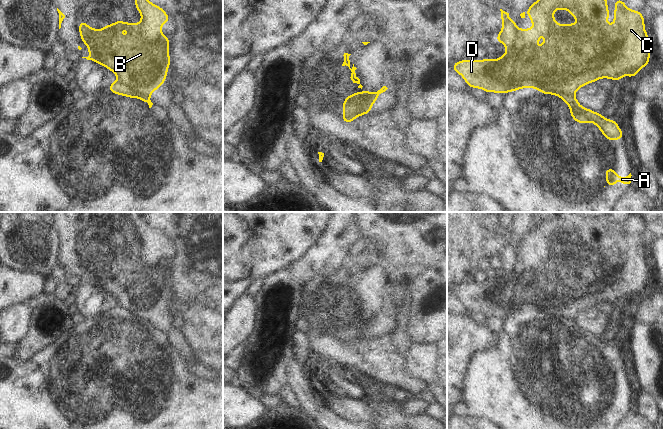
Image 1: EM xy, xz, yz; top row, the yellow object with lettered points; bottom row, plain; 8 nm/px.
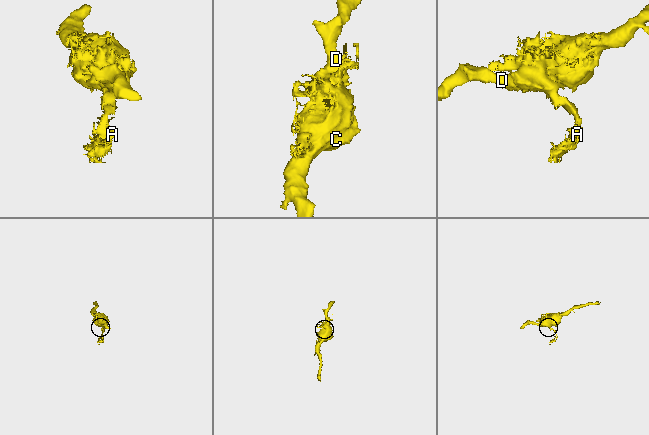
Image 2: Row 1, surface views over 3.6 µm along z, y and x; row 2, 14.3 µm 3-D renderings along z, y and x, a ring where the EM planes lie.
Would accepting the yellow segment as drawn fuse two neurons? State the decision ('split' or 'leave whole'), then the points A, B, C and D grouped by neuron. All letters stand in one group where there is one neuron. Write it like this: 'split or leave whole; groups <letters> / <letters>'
split; groups A / B C D

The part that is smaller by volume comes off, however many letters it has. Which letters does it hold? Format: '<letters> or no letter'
A

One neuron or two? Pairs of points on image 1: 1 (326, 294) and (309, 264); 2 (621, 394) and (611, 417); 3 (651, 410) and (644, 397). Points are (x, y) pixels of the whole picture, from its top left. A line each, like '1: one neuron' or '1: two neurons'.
1: two neurons
2: one neuron
3: one neuron

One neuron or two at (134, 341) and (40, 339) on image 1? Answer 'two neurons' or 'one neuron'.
two neurons

